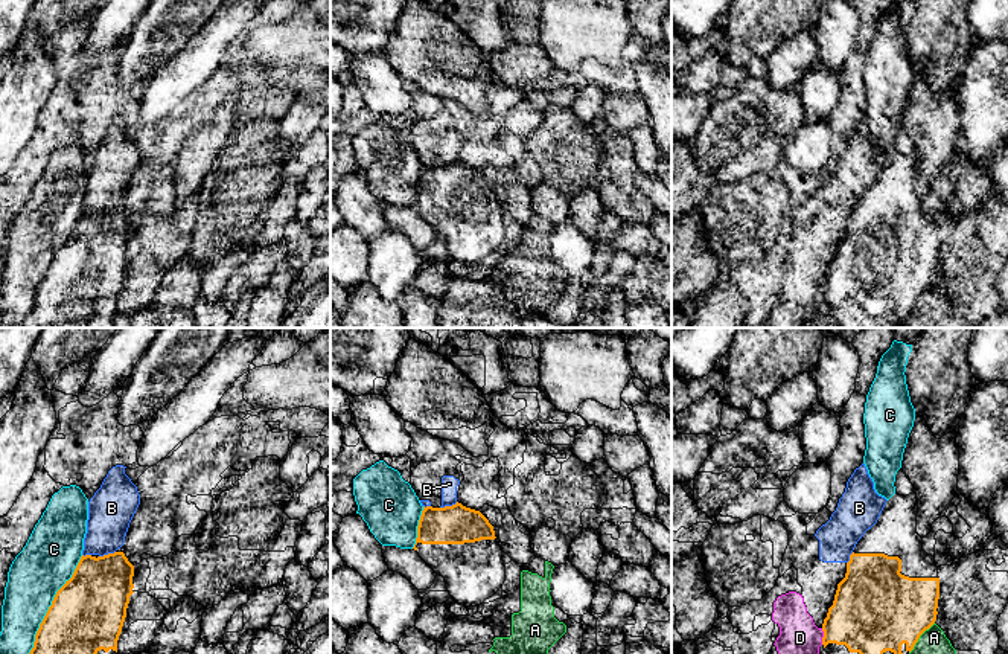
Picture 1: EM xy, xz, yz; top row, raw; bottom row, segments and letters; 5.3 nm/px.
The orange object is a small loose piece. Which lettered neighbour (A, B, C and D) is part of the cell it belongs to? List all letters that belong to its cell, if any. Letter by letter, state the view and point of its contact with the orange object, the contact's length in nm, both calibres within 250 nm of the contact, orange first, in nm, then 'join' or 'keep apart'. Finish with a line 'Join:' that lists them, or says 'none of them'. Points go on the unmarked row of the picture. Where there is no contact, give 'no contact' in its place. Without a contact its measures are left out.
A: contact yz (918, 296); length 220 nm; calibres 420 and 300 nm; keep apart
B: contact xz (448, 165); length 100 nm; calibres 200 and 90 nm; keep apart
C: contact xy (51, 264); length 600 nm; calibres 400 and 300 nm; keep apart
D: contact yz (824, 294); length 90 nm; calibres 380 and 220 nm; keep apart
Join: none of them

